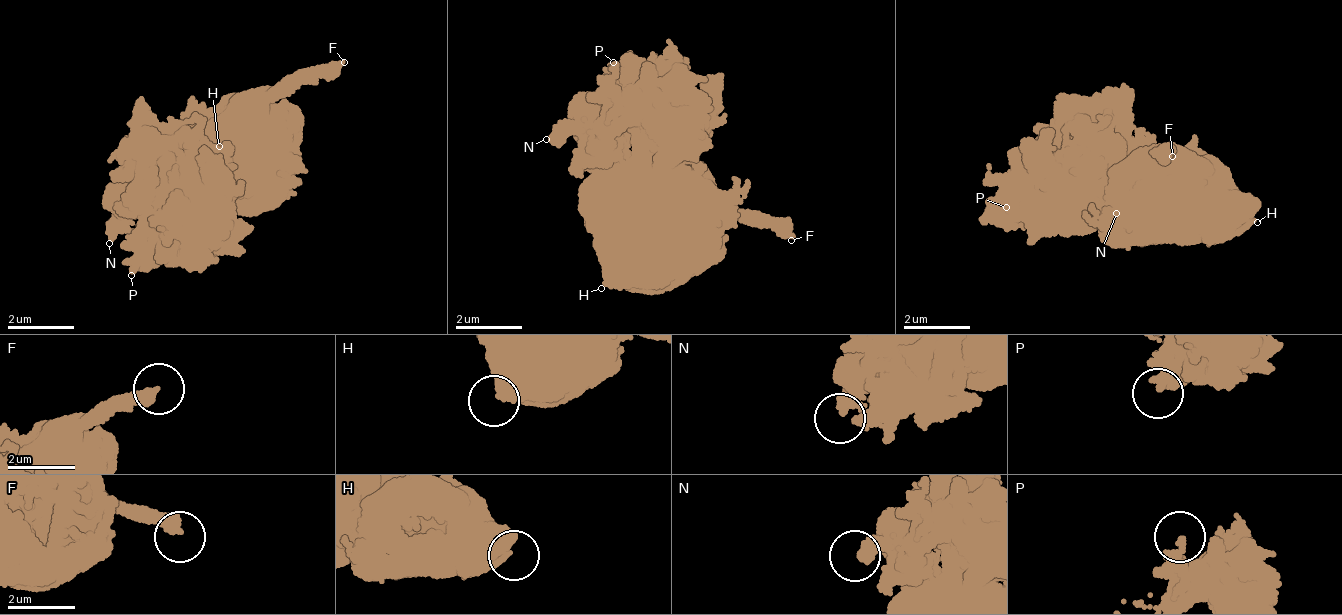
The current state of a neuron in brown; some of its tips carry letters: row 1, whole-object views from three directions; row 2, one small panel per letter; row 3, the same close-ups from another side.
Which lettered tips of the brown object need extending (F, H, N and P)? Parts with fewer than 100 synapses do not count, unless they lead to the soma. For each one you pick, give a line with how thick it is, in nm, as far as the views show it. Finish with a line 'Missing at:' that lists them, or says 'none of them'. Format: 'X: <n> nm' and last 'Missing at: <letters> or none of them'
F: 360 nm
Missing at: F

